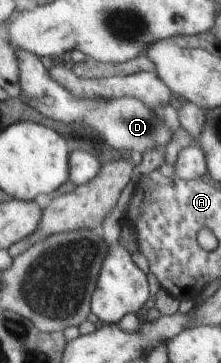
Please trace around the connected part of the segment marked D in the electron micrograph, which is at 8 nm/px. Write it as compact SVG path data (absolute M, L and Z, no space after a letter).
M18 50L17 72L20 72L20 99L32 110L40 113L46 120L56 120L74 126L88 126L96 132L103 142L115 150L135 150L144 154L156 146L167 147L174 138L174 132L166 125L161 111L150 110L136 98L74 98L64 86L50 78L49 70L42 64L41 58Z

